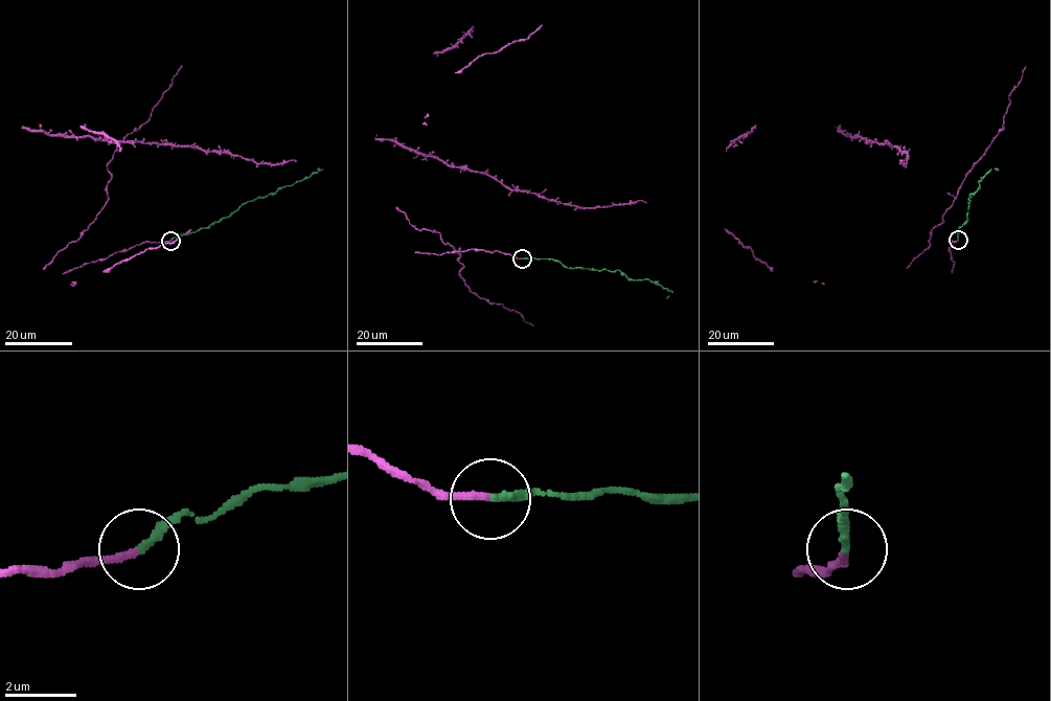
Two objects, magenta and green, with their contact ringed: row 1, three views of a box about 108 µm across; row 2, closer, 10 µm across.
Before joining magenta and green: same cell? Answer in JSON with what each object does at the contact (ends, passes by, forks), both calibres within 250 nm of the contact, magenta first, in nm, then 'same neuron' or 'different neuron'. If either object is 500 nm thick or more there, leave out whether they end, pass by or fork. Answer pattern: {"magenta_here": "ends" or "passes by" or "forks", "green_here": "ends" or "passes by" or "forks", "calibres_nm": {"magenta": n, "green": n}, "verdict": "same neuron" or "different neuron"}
{"magenta_here": "ends", "green_here": "ends", "calibres_nm": {"magenta": 200, "green": 260}, "verdict": "same neuron"}

